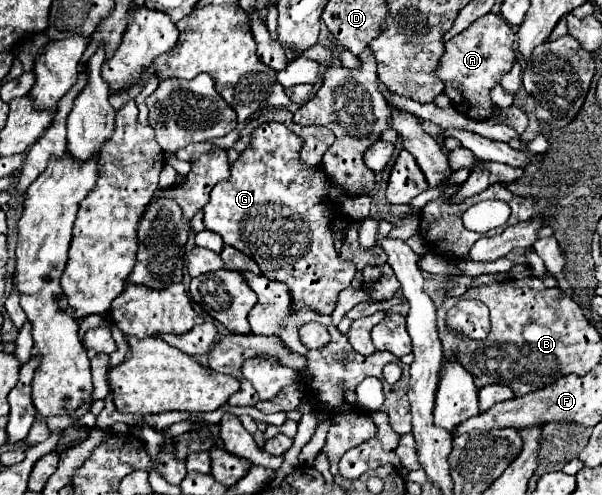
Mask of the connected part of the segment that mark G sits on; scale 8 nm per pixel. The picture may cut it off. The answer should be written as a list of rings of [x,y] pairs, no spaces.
[[[266,122],[254,130],[252,144],[232,164],[230,178],[218,182],[212,188],[210,202],[206,204],[204,226],[210,232],[220,234],[224,244],[234,246],[236,250],[254,258],[266,278],[286,284],[292,298],[292,312],[310,308],[318,314],[332,314],[336,298],[344,288],[350,286],[356,274],[356,266],[354,262],[342,260],[334,248],[326,206],[322,204],[322,200],[328,196],[328,178],[320,170],[308,170],[308,166],[298,160],[300,148],[302,138],[292,134],[284,124]]]

